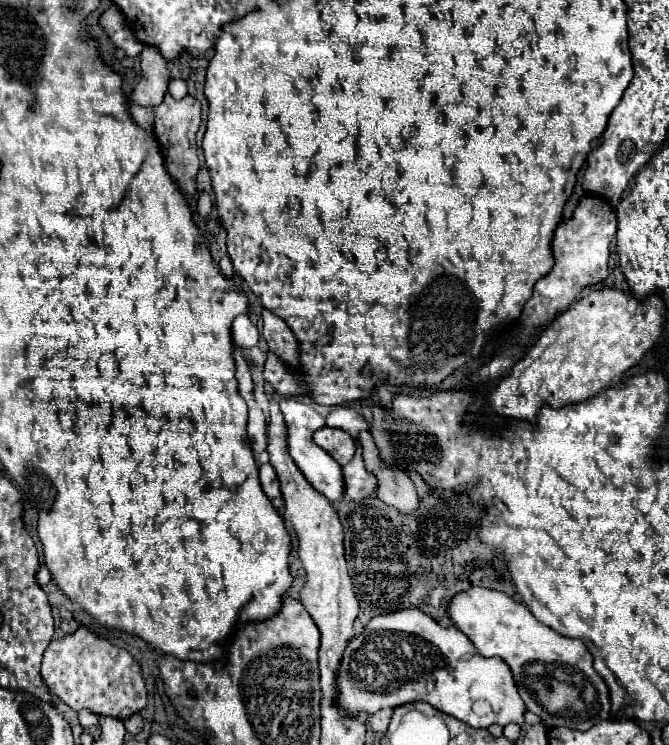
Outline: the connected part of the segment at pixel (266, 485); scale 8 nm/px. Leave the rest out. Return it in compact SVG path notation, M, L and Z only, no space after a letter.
M269 463L261 465L259 467L259 481L261 481L261 487L263 487L263 493L269 497L269 499L275 499L275 497L281 497L281 491L279 491L279 479L273 471L273 467Z

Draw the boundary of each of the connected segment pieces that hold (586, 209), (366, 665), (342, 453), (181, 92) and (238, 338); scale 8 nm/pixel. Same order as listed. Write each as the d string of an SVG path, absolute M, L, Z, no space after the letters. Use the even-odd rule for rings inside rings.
M585 195L571 221L563 221L557 231L555 231L555 239L553 239L553 253L555 253L555 267L553 271L541 279L535 285L533 297L527 301L521 321L525 325L523 333L519 335L519 341L527 343L531 331L535 329L535 325L541 325L545 321L549 321L555 313L567 309L575 295L589 287L595 285L599 281L603 281L607 277L607 247L609 247L609 237L613 237L617 231L617 217L613 207L609 205L609 201L597 197L597 195Z
M419 609L377 615L361 635L345 649L339 675L337 705L343 715L373 715L385 707L399 707L413 701L431 703L437 711L449 713L475 729L497 723L525 723L525 703L517 693L513 675L503 659L483 657L457 627L441 627ZM393 631L393 647L381 643L381 635ZM485 699L485 711L475 713L473 705Z
M321 427L319 431L315 431L313 441L321 449L325 449L339 465L347 465L355 455L355 441L349 437L349 433L341 429Z
M173 79L169 83L169 93L173 99L183 99L187 95L187 83L183 79Z
M237 315L235 321L233 321L233 327L231 327L231 333L233 333L233 339L235 339L235 345L239 349L249 349L249 347L255 347L259 343L259 329L249 321L247 315Z

